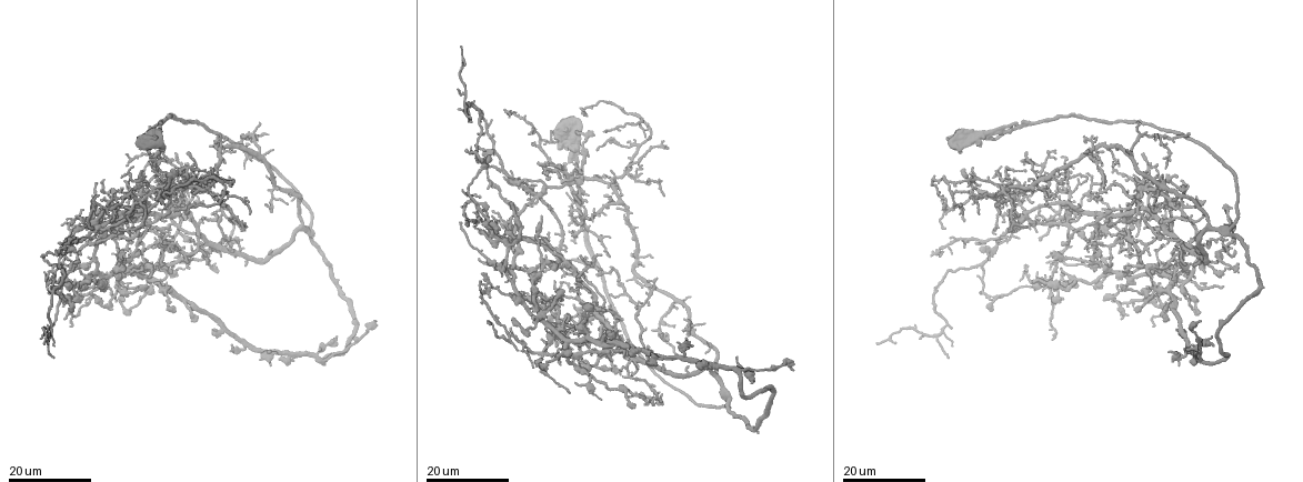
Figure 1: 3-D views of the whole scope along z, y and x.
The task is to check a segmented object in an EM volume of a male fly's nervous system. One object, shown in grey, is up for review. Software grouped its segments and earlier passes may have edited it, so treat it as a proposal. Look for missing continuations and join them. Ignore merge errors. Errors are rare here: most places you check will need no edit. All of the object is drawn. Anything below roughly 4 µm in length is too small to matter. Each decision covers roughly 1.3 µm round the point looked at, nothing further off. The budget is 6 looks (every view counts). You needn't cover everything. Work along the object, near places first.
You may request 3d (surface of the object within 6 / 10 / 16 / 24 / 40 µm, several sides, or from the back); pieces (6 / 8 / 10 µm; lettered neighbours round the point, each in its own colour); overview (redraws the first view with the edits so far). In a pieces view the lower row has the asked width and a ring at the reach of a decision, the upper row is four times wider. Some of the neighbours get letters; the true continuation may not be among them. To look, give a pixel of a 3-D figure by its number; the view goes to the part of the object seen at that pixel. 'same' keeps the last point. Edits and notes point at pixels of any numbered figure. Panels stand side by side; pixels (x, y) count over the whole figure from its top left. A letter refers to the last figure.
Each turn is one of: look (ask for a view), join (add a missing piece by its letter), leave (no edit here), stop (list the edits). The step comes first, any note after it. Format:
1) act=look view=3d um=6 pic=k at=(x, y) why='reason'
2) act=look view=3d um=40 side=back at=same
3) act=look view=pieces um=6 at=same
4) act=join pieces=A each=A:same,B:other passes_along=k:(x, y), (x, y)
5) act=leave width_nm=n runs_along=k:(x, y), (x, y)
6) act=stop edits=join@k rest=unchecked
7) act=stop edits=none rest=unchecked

act=look view=3d um=16 pic=1 at=(991, 258) why='branch stops here'

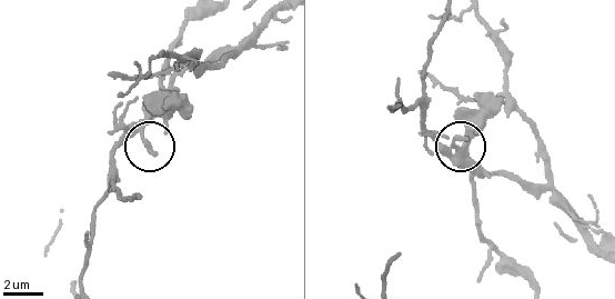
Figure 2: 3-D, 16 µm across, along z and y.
act=look view=pieces um=6 pic=2 at=(462, 138)

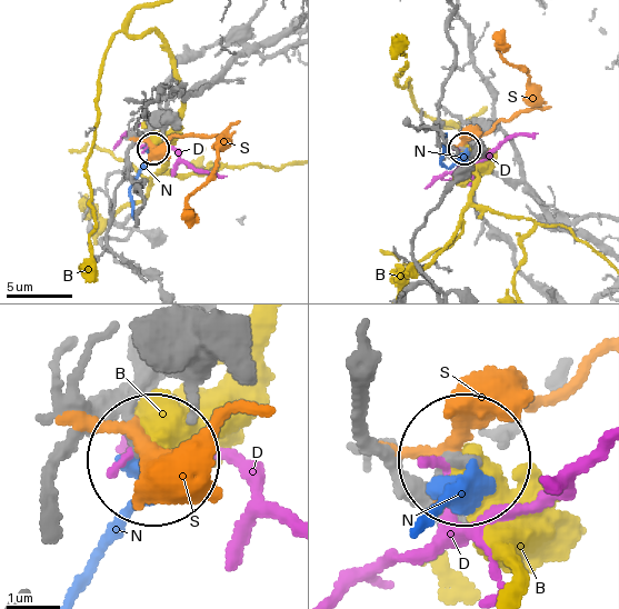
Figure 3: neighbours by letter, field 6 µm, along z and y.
act=leave width_nm=220 each=B:other,D:other,N:other,S:other found='no lettered piece goes on from it'

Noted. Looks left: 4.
act=look view=3d um=24 pic=1 at=(99, 201) why='branch stops here'

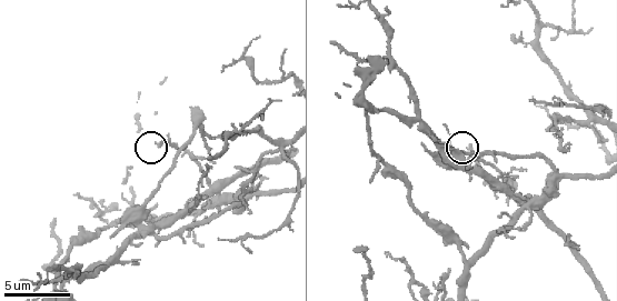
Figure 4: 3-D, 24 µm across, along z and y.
act=look view=pieces um=8 pic=4 at=(160, 147)

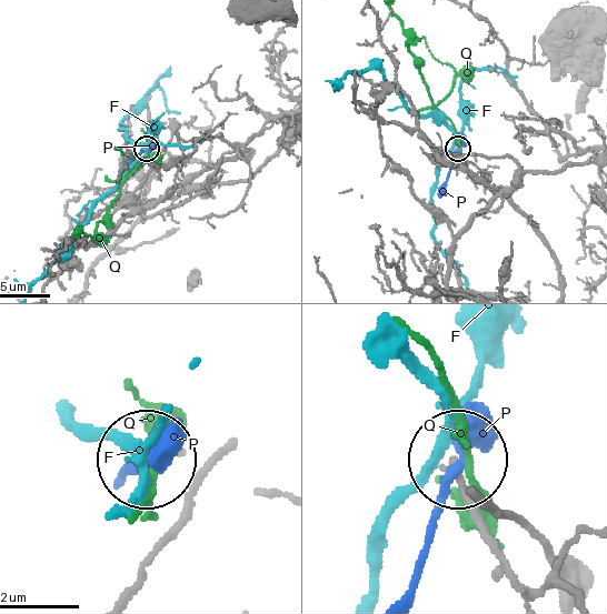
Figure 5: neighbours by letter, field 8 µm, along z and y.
act=leave each=F:other,P:other,Q:other runs_along=5:(568, 593), (523, 584), (459, 467) found='no lettered piece goes on from it'

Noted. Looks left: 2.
act=look view=3d um=24 pic=1 at=(1034, 282) why='an open end'

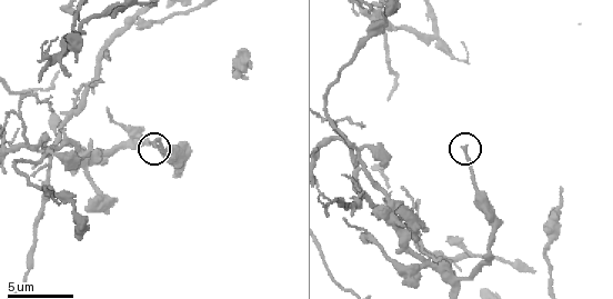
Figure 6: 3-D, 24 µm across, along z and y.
act=look view=pieces um=6 pic=6 at=(467, 147)

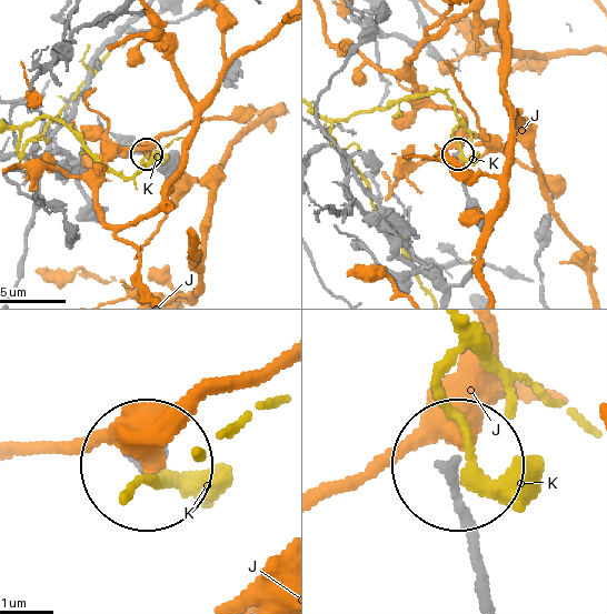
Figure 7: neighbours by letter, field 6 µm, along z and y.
act=leave each=J:other,K:other found='none of them fits'

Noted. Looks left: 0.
act=stop edits=none rest=unchecked

